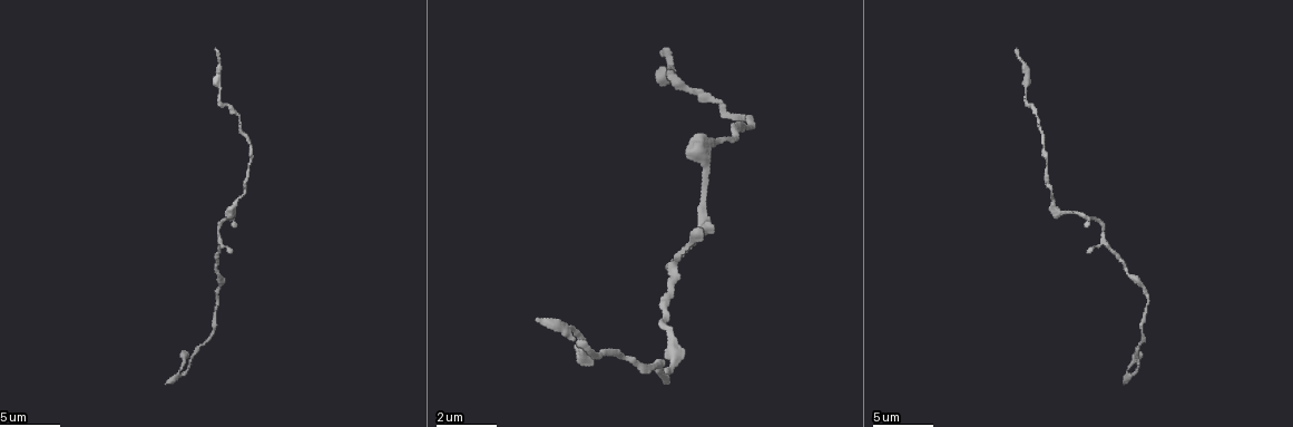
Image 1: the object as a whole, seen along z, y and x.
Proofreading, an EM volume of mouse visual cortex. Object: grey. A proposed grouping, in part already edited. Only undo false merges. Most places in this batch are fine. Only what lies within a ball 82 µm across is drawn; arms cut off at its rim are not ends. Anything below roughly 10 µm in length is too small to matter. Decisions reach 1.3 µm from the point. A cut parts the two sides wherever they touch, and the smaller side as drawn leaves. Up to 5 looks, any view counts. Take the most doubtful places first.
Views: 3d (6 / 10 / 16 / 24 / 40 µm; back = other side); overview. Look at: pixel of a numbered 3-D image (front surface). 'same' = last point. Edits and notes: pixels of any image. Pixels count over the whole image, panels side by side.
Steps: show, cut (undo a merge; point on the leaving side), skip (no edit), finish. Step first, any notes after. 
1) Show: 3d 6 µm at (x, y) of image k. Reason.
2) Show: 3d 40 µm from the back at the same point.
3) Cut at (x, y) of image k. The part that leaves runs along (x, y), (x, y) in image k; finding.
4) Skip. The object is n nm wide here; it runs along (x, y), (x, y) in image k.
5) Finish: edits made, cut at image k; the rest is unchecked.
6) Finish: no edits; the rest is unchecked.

Show: 3d 16 µm at (1052, 200) of image 1. Calibre changes.

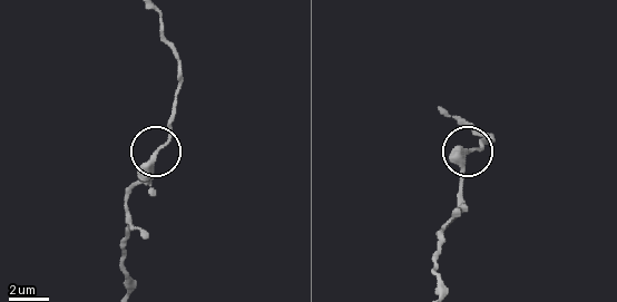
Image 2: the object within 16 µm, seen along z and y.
Skip. All the same neuron.

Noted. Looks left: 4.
Show: 3d 10 µm at (218, 234) of image 1. Sudden change in width.

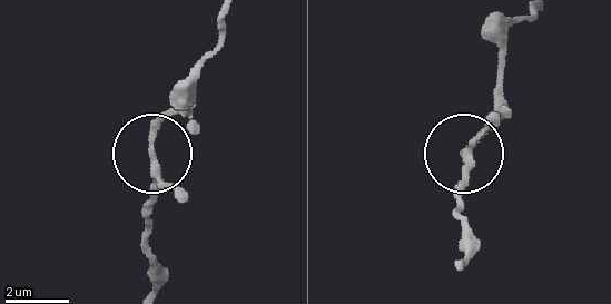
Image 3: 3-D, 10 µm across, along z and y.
Show: 3d 6 µm at (151, 147) of image 3.

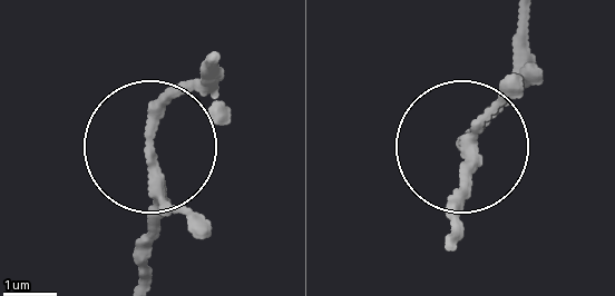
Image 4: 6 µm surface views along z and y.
Skip. The object is 190 nm wide here; it runs along (199, 79), (173, 92), (146, 146), (146, 274) in image 4; continuous, no second neuron.

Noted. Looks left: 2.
Show: 3d 16 µm at (1146, 290) of image 1. Thick turns thin.

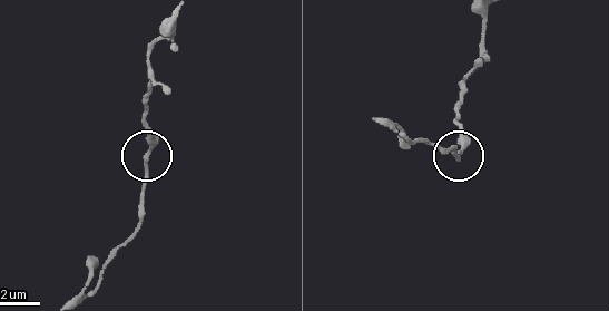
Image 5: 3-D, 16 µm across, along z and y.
Show: 3d 16 µm from the back at (147, 157) of image 5.

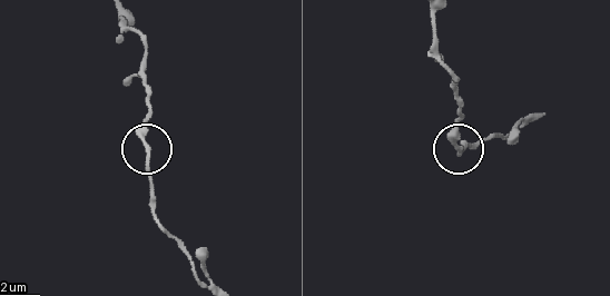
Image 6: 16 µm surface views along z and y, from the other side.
Skip. It runs along (127, 26), (137, 31), (147, 51), (147, 166), (151, 199) in image 6; one neuron here.

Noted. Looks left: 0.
Finish: no edits; the rest is unchecked.

